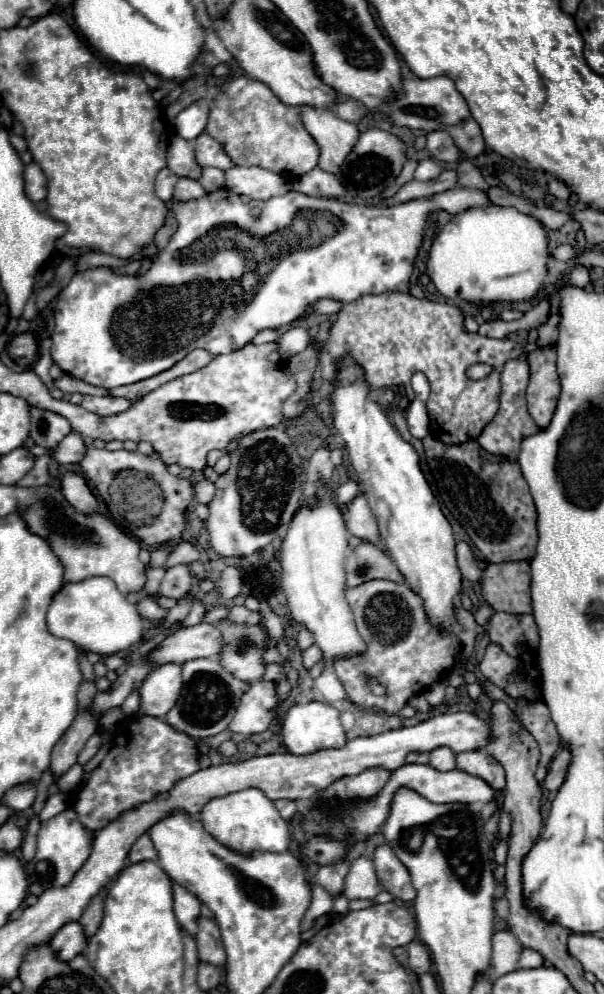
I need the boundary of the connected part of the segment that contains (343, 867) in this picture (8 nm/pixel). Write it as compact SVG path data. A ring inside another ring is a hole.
M336 862L336 864L328 864L328 866L320 866L318 874L316 874L316 882L322 884L334 898L342 894L344 890L344 878L348 874L350 864L348 862Z

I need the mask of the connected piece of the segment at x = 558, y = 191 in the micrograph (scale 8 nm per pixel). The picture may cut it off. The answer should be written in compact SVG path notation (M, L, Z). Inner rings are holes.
M550 178L548 182L548 188L550 188L550 194L554 194L558 200L568 200L572 196L572 190L566 182L562 180L556 180L556 178Z

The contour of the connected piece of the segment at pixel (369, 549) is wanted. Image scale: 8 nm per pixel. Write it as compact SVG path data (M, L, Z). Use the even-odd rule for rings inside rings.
M362 542L360 546L348 552L346 586L352 588L374 578L388 578L394 582L404 582L404 576L400 574L400 570L396 568L396 564L390 560L390 556L384 550L368 542Z

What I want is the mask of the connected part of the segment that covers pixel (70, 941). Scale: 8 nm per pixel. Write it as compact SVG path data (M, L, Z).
M68 922L64 924L54 936L52 936L52 948L56 954L60 954L60 960L68 962L68 958L74 958L80 954L86 946L86 936L80 926L80 922Z

